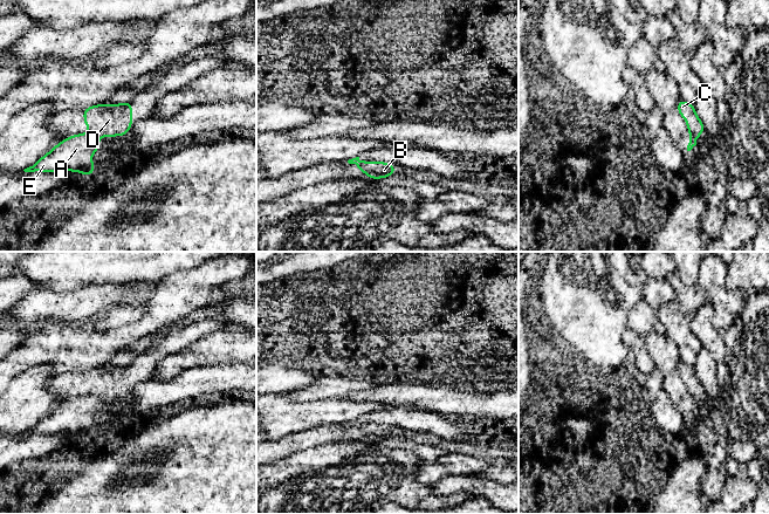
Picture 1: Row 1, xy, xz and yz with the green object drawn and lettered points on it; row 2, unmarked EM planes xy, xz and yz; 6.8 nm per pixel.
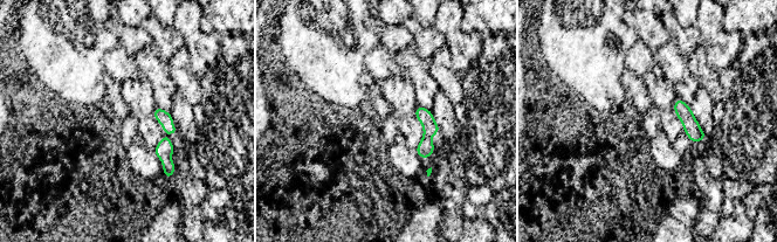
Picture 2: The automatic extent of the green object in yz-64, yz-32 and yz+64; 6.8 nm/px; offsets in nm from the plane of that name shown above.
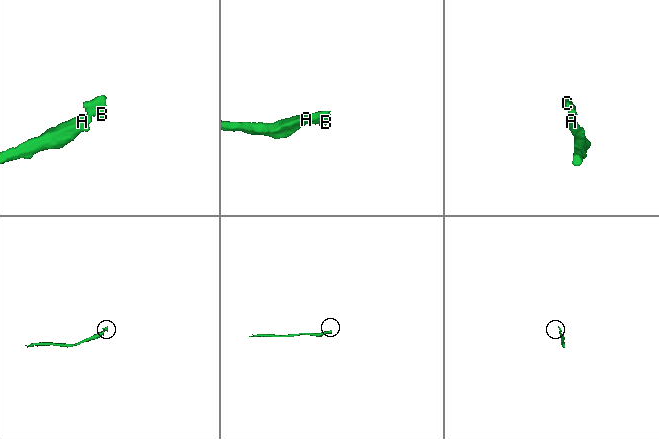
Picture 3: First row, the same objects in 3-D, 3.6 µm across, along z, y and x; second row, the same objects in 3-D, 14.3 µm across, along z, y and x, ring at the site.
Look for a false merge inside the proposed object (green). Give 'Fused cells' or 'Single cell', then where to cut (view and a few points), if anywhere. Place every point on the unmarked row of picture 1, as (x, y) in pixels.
Fused cells. Split along xy (93, 393), (100, 397)

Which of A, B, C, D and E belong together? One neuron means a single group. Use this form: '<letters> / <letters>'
A E / B C D

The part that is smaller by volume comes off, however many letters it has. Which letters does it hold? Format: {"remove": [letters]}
{"remove": ["B", "C", "D"]}

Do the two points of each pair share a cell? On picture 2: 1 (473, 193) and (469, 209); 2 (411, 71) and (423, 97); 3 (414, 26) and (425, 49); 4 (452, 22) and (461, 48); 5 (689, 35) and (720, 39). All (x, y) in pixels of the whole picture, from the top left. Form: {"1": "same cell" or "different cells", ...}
{"1": "same cell", "2": "same cell", "3": "same cell", "4": "same cell", "5": "different cells"}

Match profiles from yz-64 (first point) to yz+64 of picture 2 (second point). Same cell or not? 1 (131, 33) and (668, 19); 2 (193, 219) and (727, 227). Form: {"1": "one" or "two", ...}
{"1": "two", "2": "two"}

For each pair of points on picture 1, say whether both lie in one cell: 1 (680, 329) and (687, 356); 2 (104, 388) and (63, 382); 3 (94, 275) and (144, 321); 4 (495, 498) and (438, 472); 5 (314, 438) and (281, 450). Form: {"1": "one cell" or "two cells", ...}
{"1": "one cell", "2": "one cell", "3": "two cells", "4": "two cells", "5": "one cell"}

